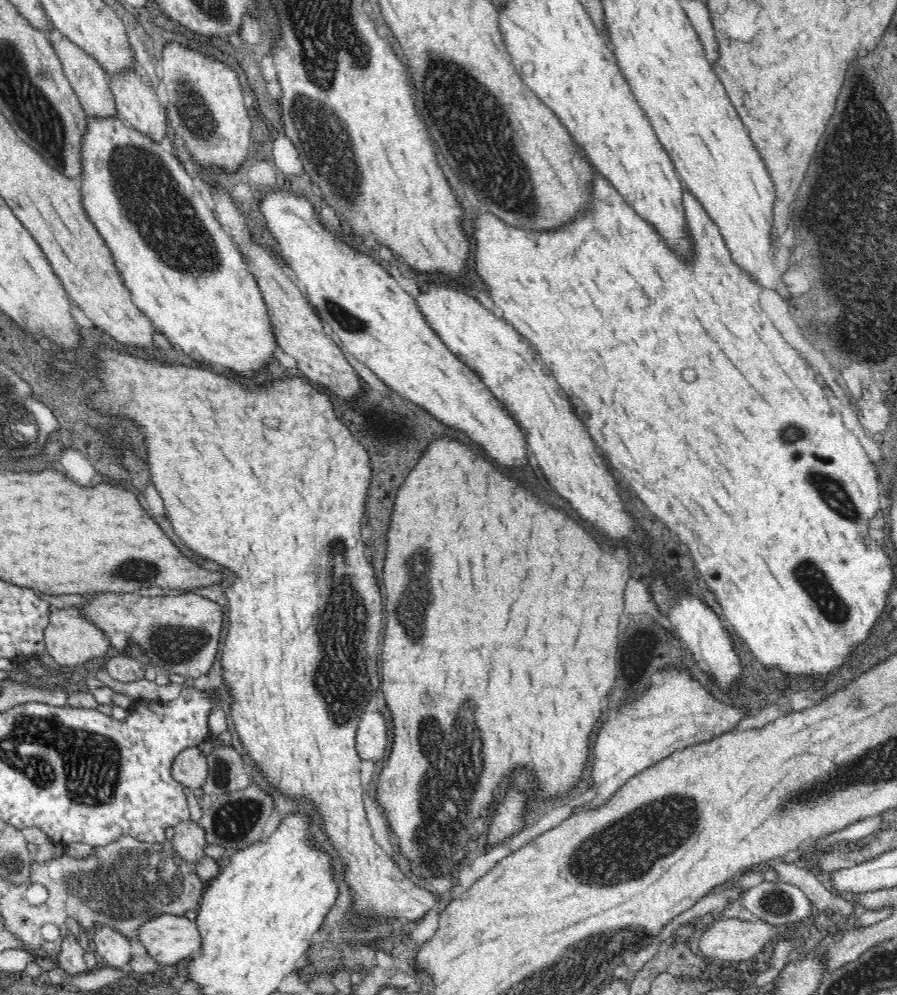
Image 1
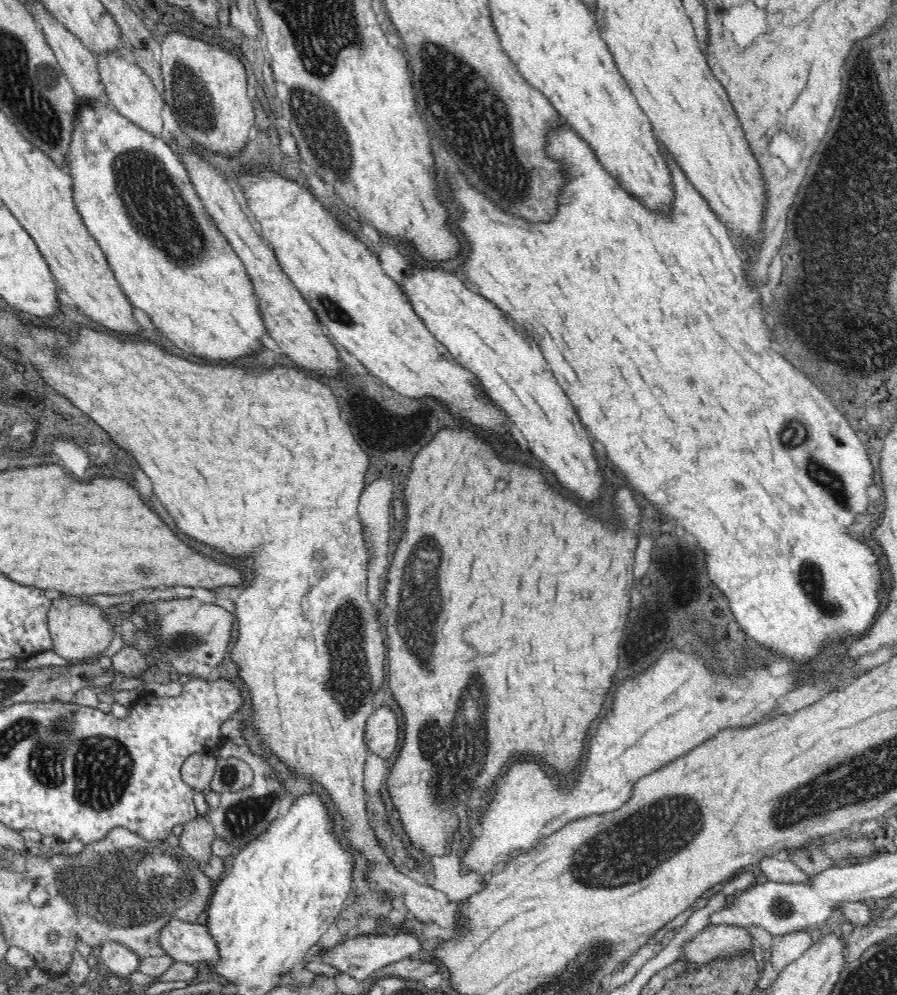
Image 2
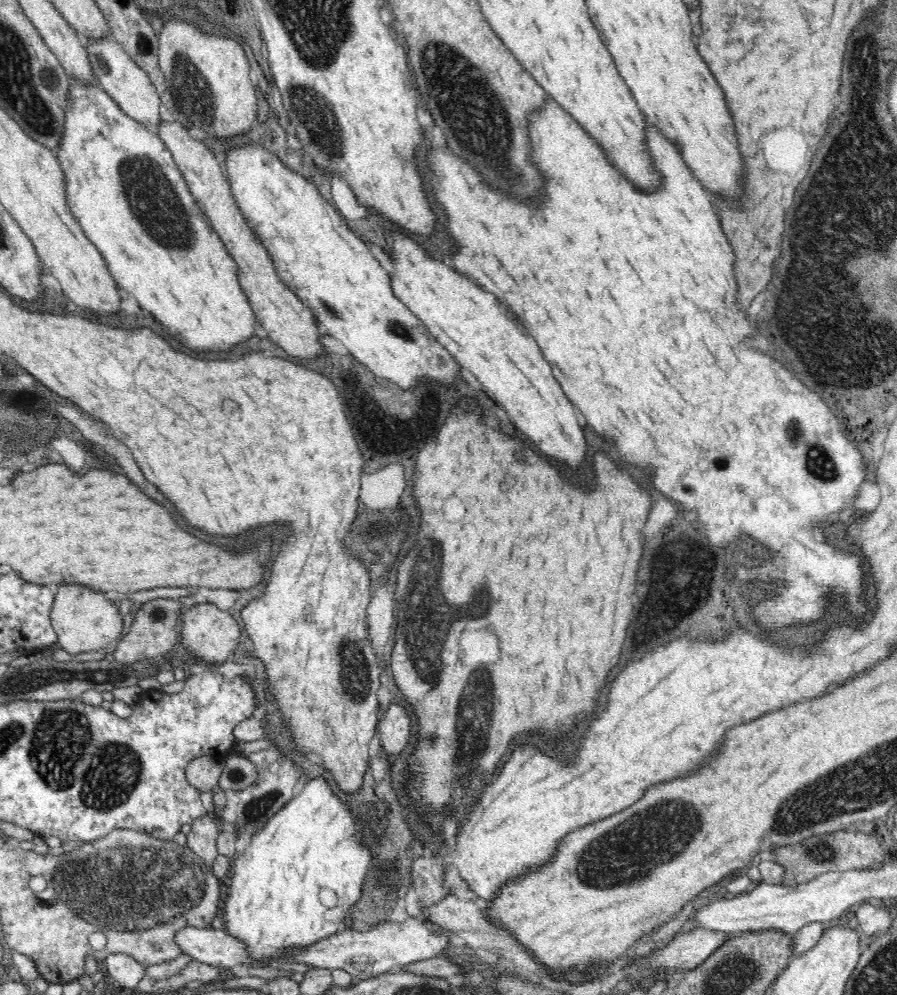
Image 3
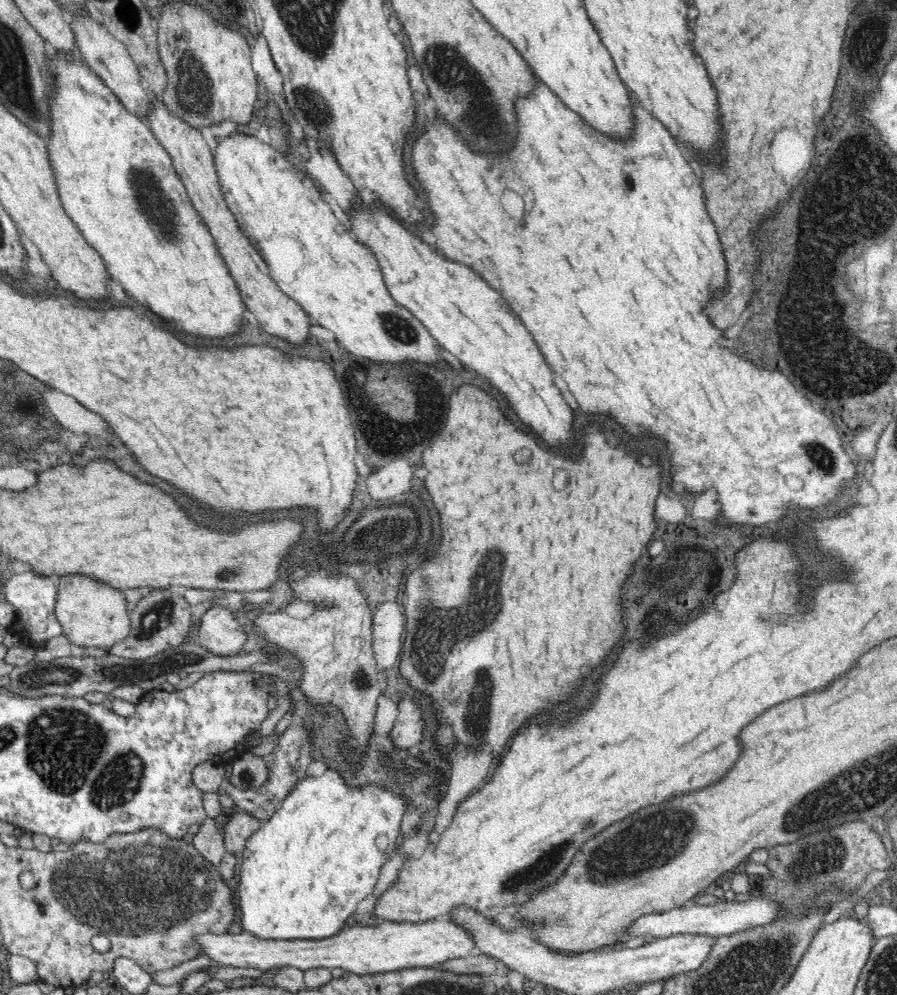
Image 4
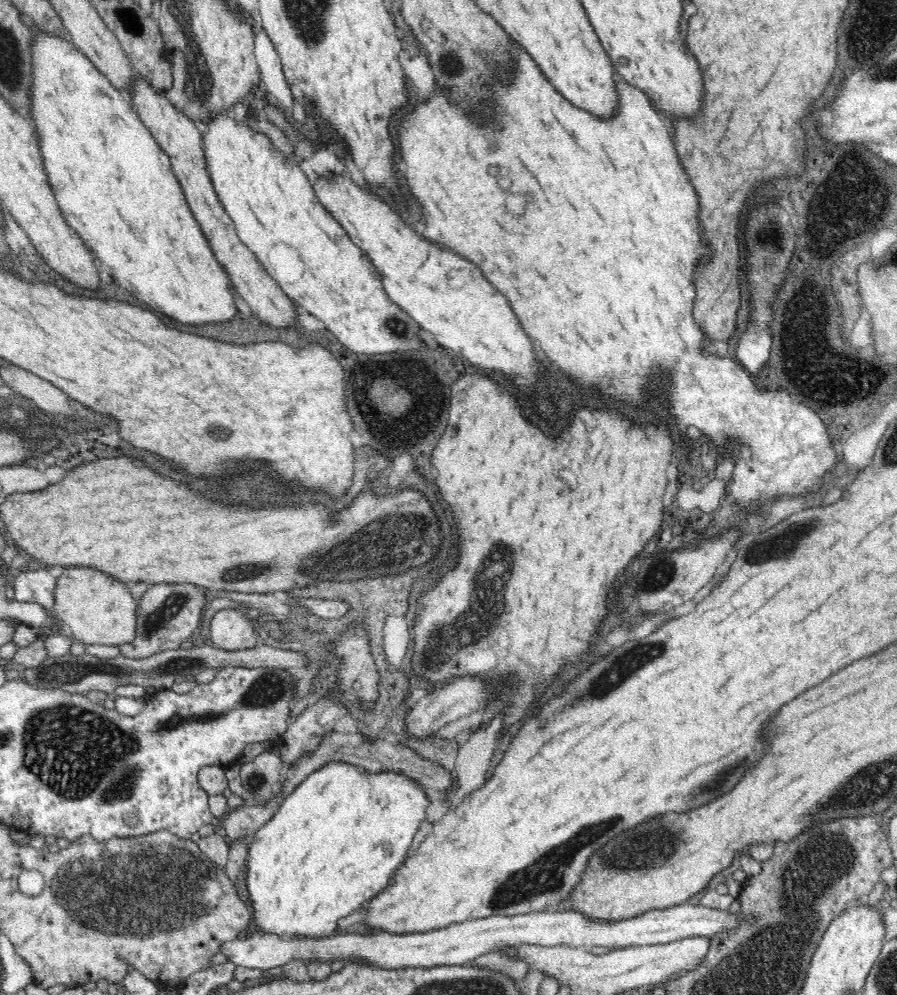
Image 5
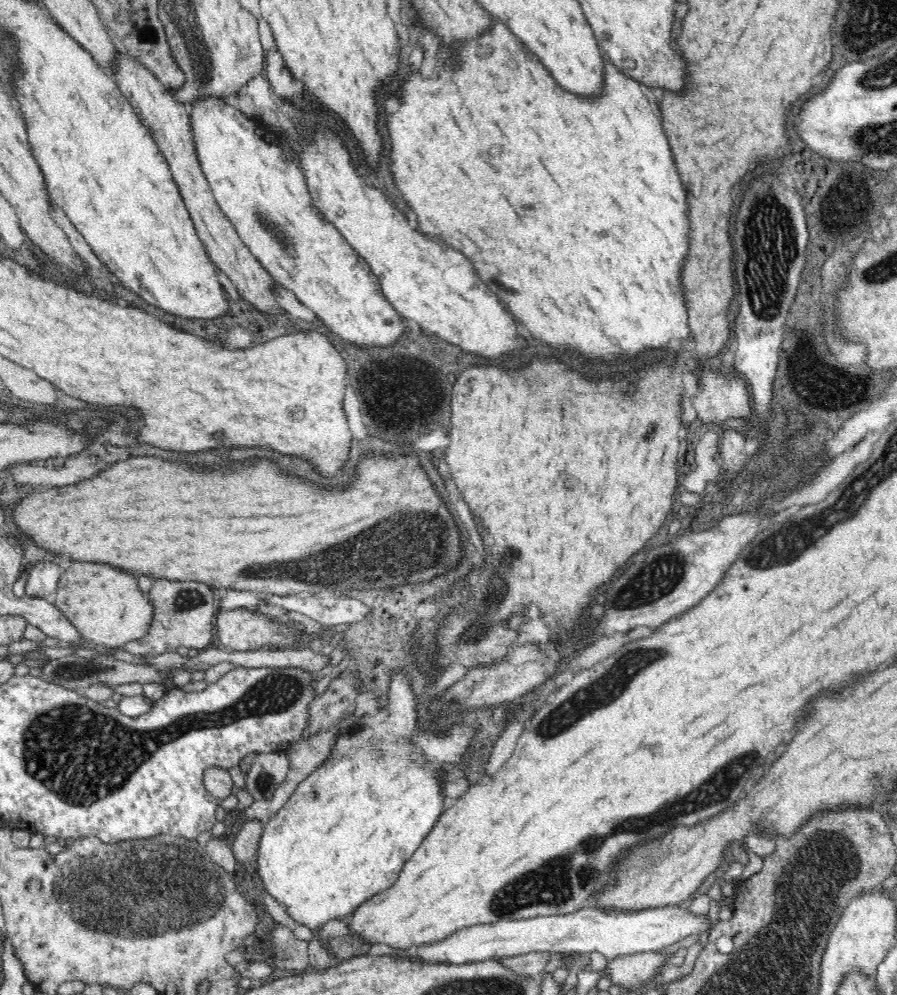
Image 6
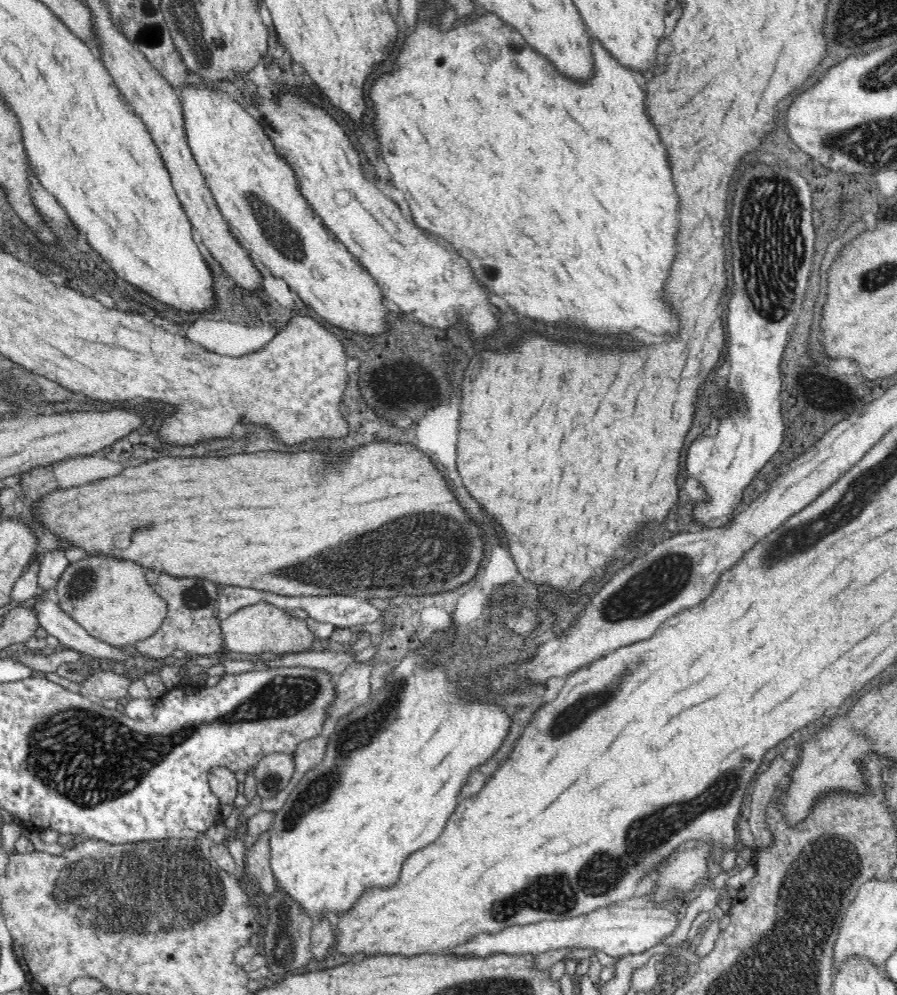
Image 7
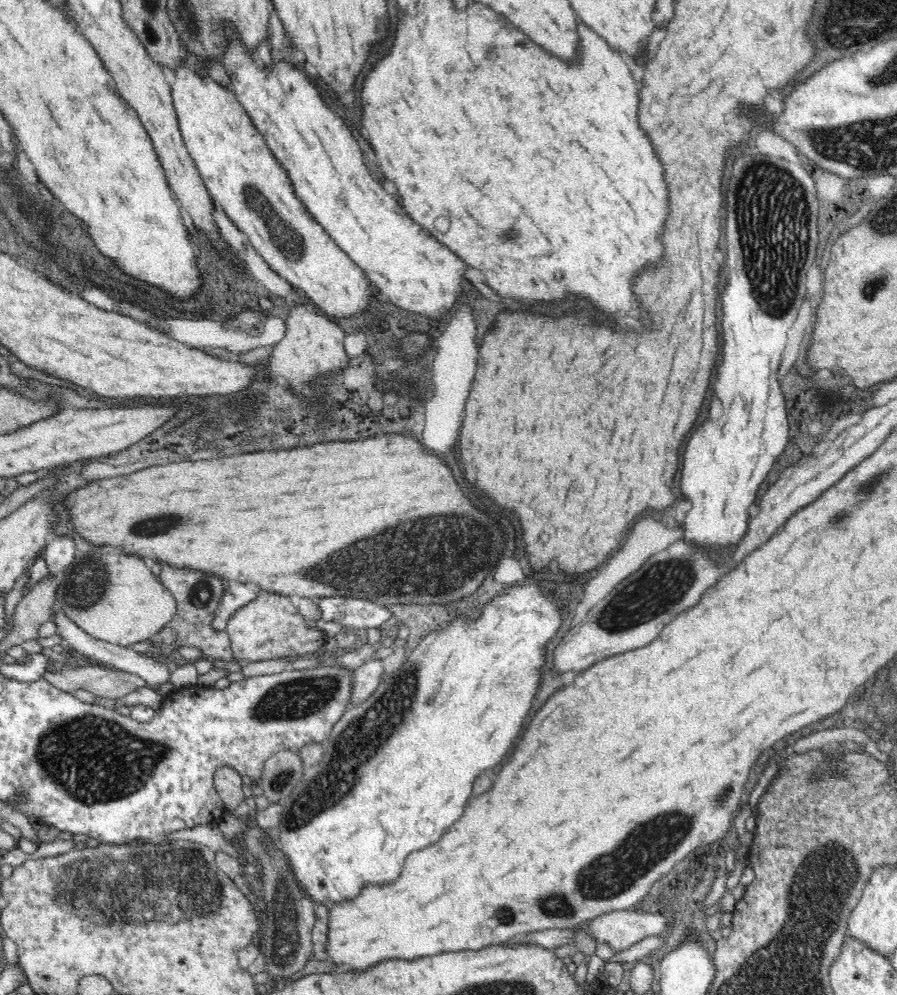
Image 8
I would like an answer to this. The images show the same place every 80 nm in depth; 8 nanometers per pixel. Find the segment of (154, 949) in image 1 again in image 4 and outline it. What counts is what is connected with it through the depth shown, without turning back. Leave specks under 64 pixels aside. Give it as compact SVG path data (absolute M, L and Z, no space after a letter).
M446 916L426 922L390 922L379 921L372 927L341 928L335 935L318 940L272 940L254 936L254 933L242 931L240 934L194 934L194 943L198 943L202 955L206 955L220 966L236 968L258 968L273 973L281 967L293 966L300 970L311 968L343 968L346 973L358 975L368 973L392 972L411 968L428 968L440 965L448 960L465 958L479 953L472 935L456 925Z

